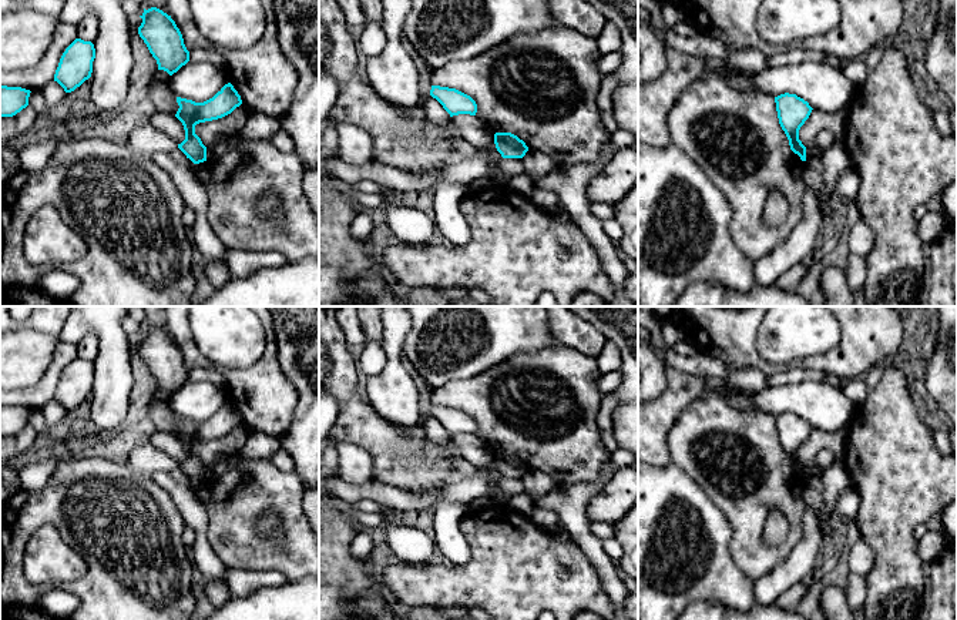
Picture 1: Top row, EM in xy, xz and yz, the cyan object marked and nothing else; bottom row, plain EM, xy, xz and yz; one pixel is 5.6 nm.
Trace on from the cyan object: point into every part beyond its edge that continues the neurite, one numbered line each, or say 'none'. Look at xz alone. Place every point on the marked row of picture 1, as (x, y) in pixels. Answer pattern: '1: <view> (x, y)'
none

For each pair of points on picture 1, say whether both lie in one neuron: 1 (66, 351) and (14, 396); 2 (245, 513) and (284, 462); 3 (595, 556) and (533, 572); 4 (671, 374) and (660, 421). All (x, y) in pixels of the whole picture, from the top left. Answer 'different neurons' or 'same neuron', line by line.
1: same neuron
2: different neurons
3: different neurons
4: same neuron

